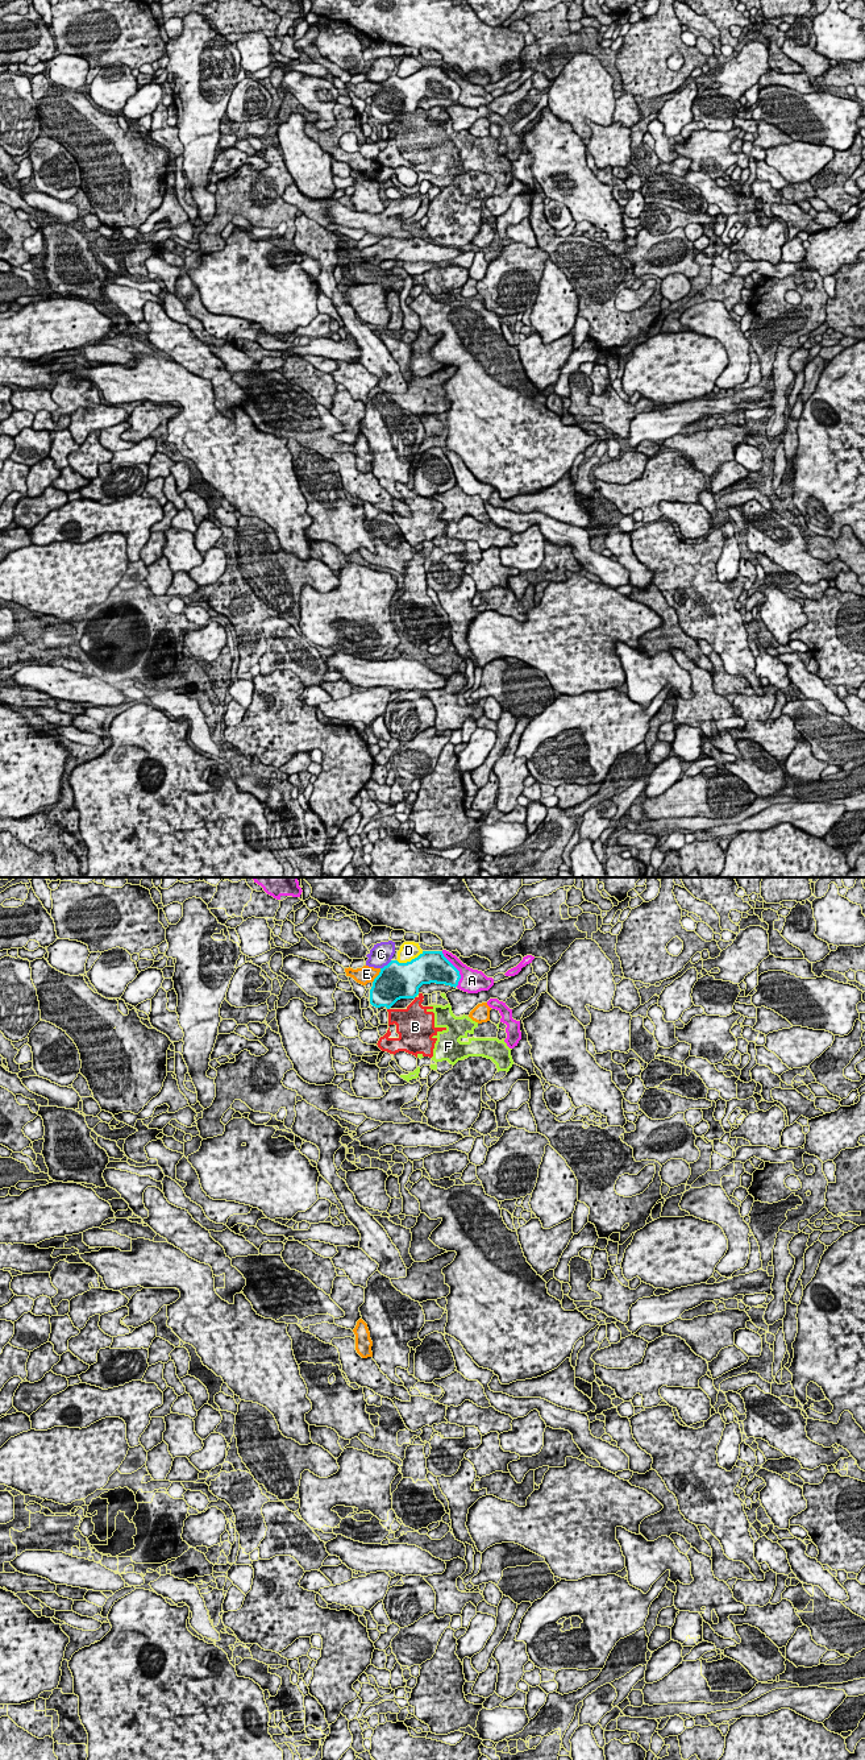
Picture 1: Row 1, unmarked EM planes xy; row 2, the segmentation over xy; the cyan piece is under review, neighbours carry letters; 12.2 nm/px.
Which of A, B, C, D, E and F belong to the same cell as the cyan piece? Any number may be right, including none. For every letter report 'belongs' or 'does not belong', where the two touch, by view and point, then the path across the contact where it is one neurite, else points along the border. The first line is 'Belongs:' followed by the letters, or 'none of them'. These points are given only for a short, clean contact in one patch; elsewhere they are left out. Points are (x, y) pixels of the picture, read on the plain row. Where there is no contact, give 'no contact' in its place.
Belongs: none of them
A: does not belong; contact xy (456, 83)
B: does not belong; no contact
C: does not belong; contact xy (387, 79)
D: does not belong; contact xy (411, 75)
E: does not belong; contact xy (378, 90)
F: does not belong; contact xy (416, 110)

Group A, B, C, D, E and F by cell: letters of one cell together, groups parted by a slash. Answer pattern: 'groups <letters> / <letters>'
groups A / B F / C / D / E

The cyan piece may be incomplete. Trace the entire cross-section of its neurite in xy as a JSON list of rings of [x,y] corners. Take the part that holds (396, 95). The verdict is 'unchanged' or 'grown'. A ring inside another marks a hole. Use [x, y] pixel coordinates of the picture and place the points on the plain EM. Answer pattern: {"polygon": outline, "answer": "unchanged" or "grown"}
{"polygon": [[[423,66],[407,78],[391,75],[380,83],[370,104],[370,119],[390,124],[400,113],[415,113],[423,99],[457,101],[459,86],[444,71],[442,66]]], "answer": "unchanged"}

